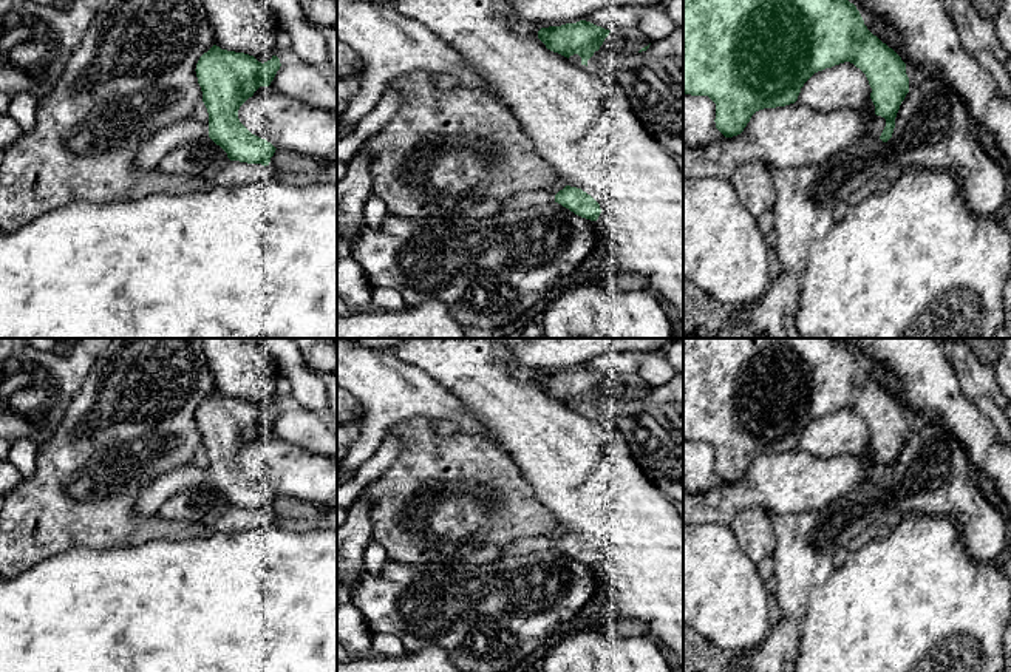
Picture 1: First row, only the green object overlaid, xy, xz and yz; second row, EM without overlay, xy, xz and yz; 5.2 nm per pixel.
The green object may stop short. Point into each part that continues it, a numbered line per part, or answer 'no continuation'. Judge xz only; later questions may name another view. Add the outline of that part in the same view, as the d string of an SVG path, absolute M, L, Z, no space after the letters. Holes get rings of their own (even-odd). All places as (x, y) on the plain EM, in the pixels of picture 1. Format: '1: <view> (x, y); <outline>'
1: xz (524, 546); M549 536L523 538L513 542L512 545L506 547L506 555L521 556L553 547L555 547L555 541L550 539Z

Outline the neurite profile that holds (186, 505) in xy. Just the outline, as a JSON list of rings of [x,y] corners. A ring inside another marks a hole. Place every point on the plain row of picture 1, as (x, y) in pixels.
[[[210,484],[196,485],[168,497],[159,508],[167,521],[195,521],[216,507],[226,507],[227,499]]]

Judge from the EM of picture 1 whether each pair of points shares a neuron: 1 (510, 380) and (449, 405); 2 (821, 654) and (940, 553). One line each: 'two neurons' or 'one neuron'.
1: two neurons
2: one neuron

